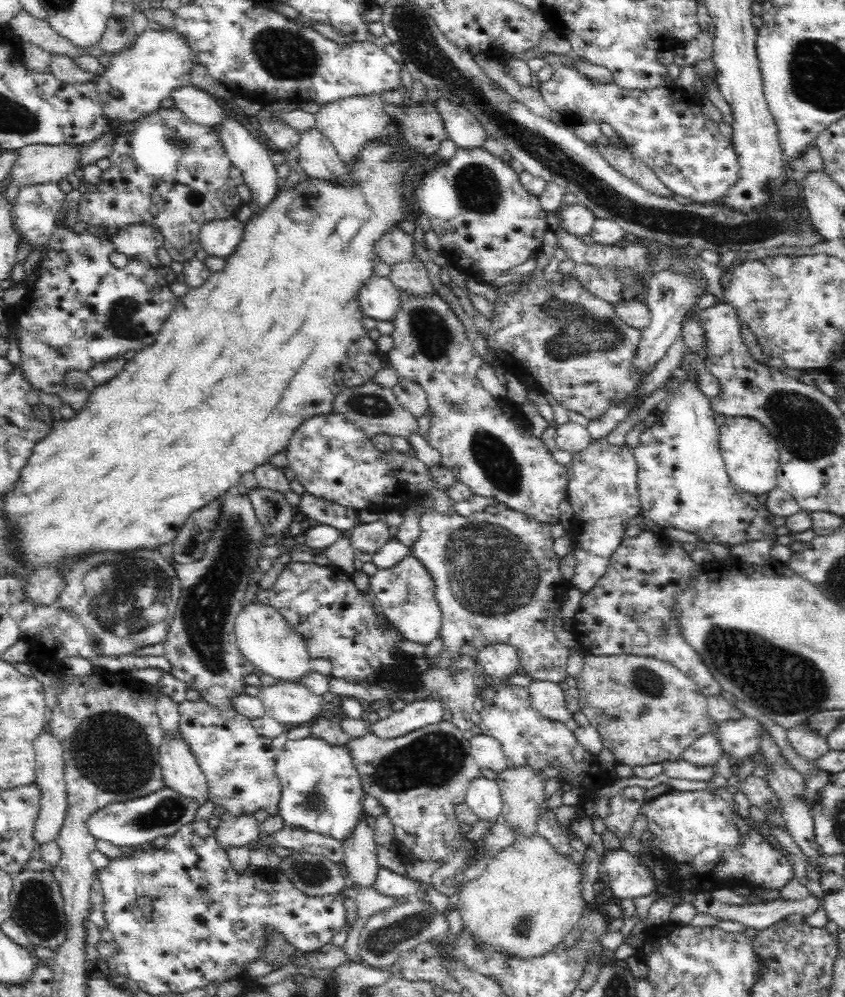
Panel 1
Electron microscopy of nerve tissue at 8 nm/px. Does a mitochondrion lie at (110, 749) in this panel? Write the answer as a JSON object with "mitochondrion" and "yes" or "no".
{"mitochondrion":"yes"}

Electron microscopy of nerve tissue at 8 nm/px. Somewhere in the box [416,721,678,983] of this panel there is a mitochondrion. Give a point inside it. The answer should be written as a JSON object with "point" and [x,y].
{"point":[526,922]}

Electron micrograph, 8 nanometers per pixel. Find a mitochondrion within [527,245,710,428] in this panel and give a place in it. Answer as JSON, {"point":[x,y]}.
{"point":[575,333]}

